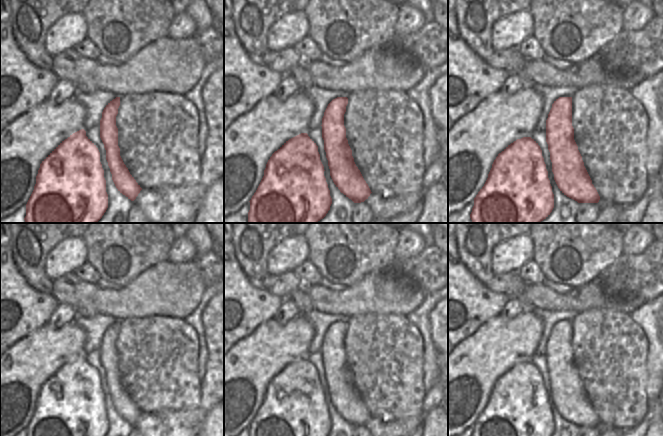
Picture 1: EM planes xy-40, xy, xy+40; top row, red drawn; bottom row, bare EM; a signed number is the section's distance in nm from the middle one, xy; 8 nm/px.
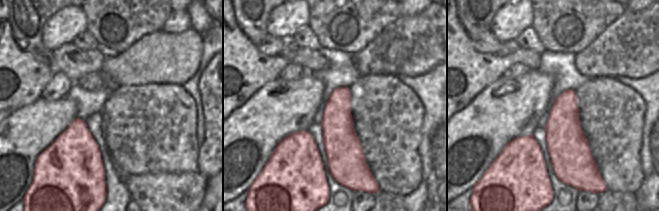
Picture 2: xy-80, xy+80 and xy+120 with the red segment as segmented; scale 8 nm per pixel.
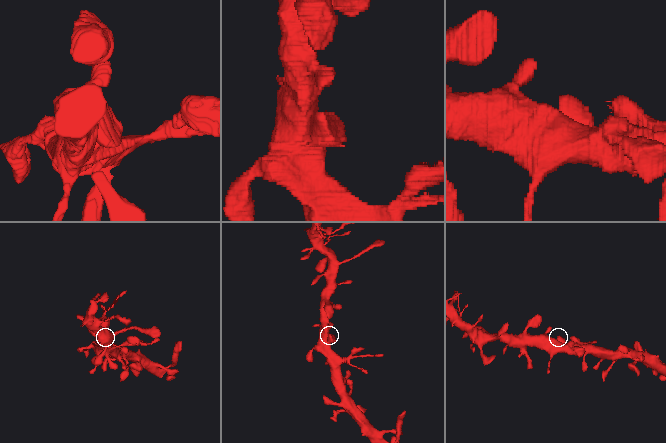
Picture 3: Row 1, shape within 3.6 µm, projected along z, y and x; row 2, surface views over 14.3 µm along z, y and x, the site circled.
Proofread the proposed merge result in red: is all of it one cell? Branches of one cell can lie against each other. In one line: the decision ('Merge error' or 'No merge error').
No merge error.

